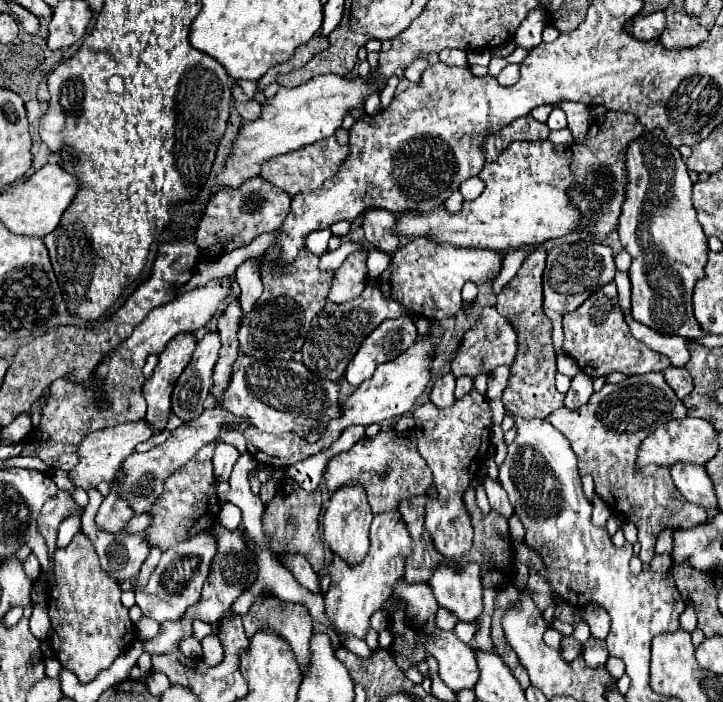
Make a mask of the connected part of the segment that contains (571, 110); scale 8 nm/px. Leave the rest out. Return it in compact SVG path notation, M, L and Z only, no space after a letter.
M562 101L558 105L564 113L566 113L566 119L568 119L568 129L572 133L572 139L574 139L574 145L580 145L584 143L584 137L590 128L590 107L584 105L584 103L568 103L568 101Z

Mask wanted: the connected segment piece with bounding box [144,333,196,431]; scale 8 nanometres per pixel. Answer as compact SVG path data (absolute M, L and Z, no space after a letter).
M180 333L176 335L164 353L160 355L160 361L152 373L152 377L144 383L144 399L148 403L146 421L156 429L162 431L168 423L170 415L170 395L176 379L184 371L184 367L190 363L192 353L196 347L196 339L192 333Z

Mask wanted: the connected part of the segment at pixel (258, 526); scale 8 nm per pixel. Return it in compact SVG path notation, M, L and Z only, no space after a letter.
M242 453L228 479L230 489L228 493L218 497L218 503L236 505L242 511L242 525L248 531L248 535L252 535L252 539L256 539L256 543L260 543L262 547L268 547L268 541L264 539L262 523L260 523L260 515L264 513L264 503L260 501L258 495L250 491L250 483L248 483L248 471L256 467L258 467L256 459L252 459L252 455L248 453Z

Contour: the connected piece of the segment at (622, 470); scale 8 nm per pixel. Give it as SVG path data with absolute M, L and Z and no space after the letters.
M662 373L632 375L618 385L606 383L602 391L594 393L580 409L558 409L548 415L548 423L570 441L578 457L578 473L590 473L598 487L598 495L614 509L614 513L620 513L638 527L638 541L642 545L640 559L646 565L654 557L654 543L662 529L692 529L706 521L706 509L688 503L676 487L672 487L668 467L648 465L636 469L638 447L648 433L672 419L684 417L686 407L664 381Z

